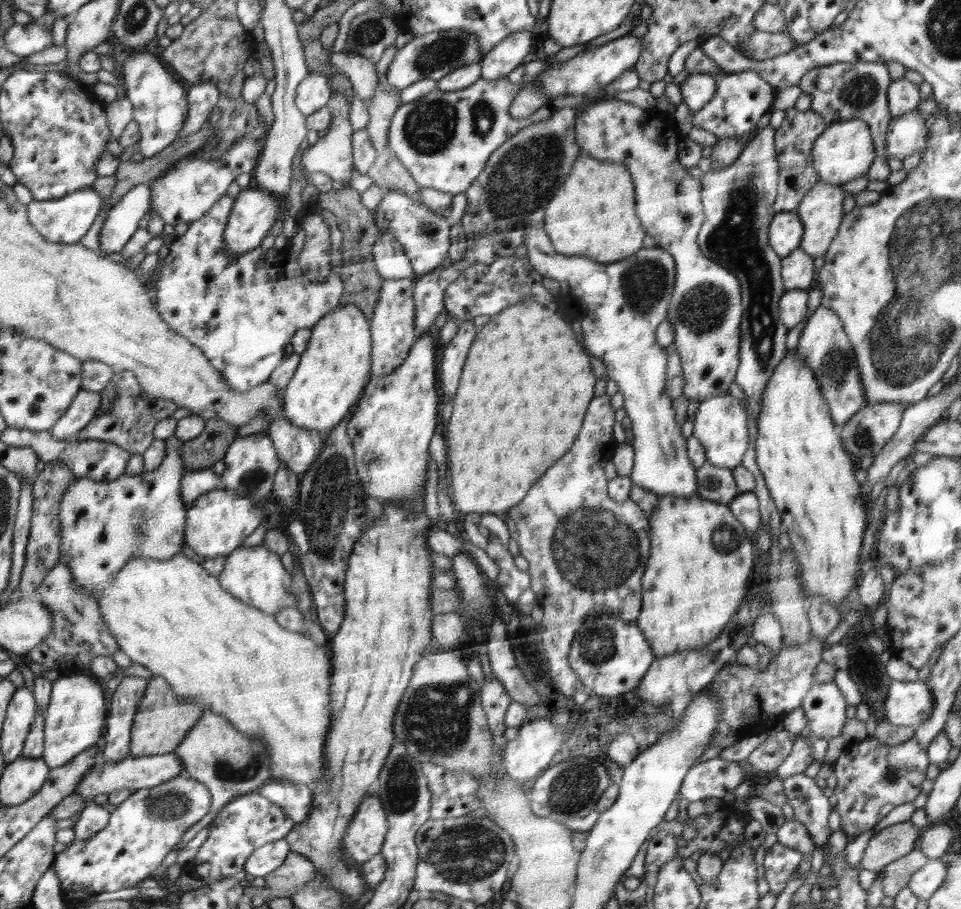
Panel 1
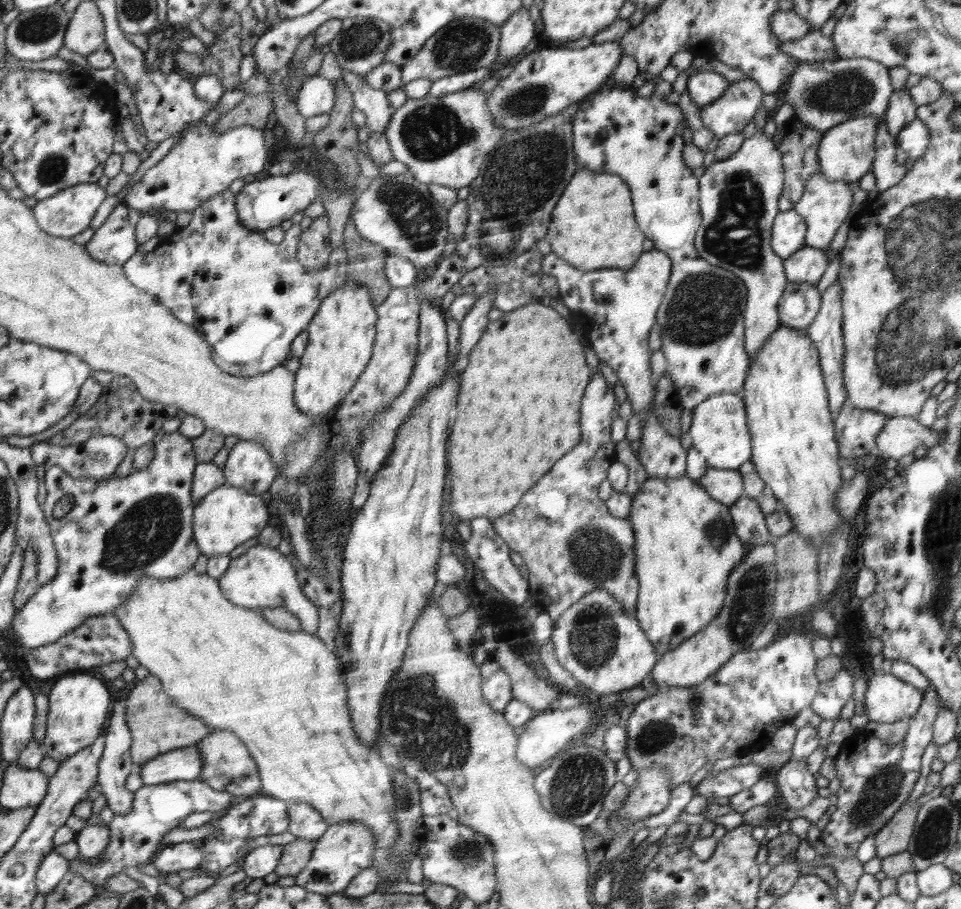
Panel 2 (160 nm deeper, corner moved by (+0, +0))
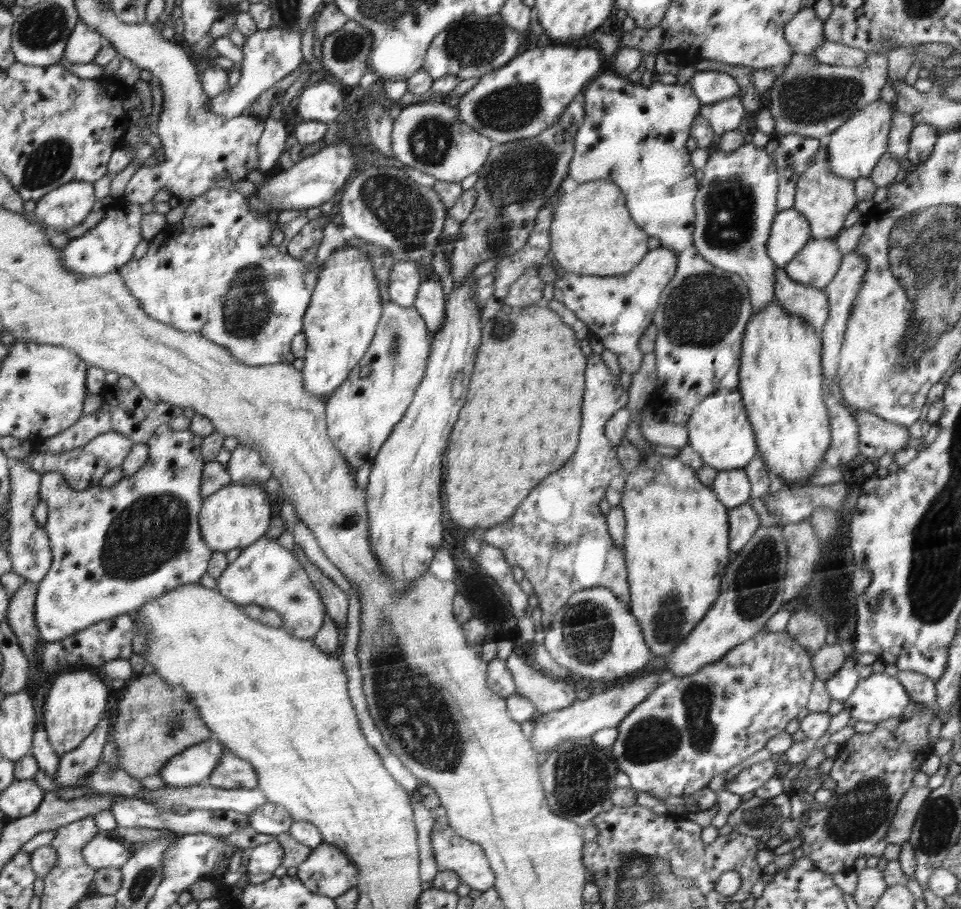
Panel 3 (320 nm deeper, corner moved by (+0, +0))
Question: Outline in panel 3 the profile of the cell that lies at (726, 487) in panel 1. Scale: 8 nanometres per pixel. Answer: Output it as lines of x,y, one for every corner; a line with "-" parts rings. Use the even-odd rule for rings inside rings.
743,469
717,471
711,488
729,510
752,499
750,496
751,482

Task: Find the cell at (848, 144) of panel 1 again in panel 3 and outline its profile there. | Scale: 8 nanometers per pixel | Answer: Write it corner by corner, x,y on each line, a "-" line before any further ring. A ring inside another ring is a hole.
878,99
862,110
855,111
849,121
844,122
825,140
832,174
854,180
869,178
880,157
887,152
888,136
892,125
893,108
883,99

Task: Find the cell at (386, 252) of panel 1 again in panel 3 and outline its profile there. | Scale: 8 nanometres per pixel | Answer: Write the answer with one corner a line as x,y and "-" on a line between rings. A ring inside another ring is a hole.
397,261
389,274
390,301
400,306
413,306
420,281
416,261

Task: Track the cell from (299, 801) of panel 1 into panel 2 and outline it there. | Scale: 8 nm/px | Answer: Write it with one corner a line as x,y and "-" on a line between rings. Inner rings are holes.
290,802
287,812
290,814
288,832
302,840
317,841
326,832
327,826
320,813
307,802

